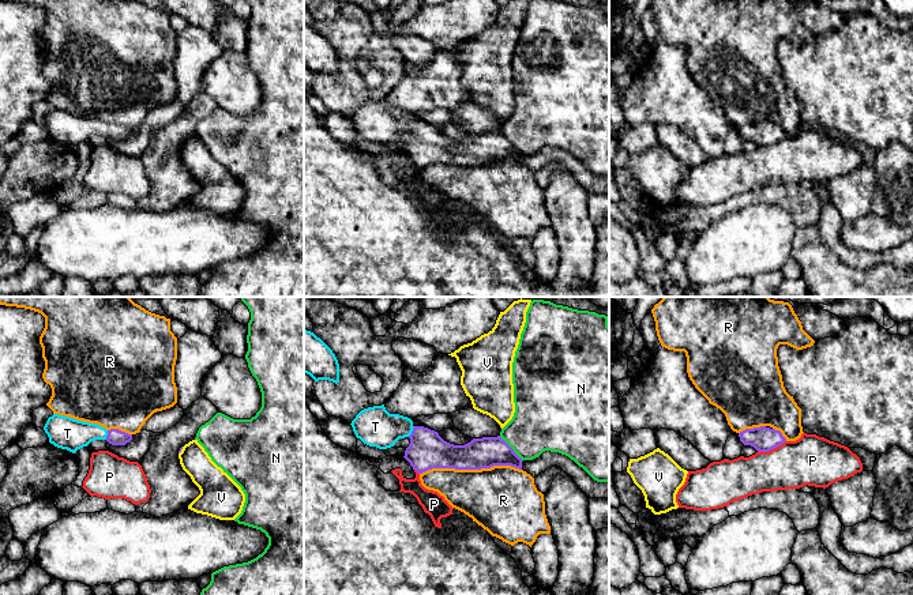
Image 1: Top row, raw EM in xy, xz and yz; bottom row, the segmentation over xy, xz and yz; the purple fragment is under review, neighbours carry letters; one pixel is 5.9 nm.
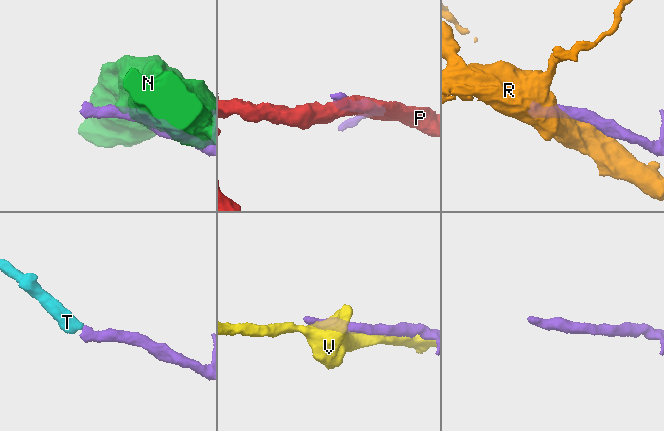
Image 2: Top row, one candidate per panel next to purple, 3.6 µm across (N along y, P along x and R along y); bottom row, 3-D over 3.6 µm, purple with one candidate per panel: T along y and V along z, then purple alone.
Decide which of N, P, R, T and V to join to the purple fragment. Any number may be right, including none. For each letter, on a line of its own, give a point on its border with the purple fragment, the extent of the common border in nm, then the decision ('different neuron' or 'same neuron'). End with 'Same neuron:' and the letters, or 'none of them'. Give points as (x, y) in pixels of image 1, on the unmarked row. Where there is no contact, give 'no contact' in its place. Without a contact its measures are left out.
N: xz (511, 143) | 200 nm | different neuron
P: yz (771, 143) | 180 nm | different neuron
R: xz (470, 164) | 600 nm | different neuron
T: xz (412, 127) | 80 nm | same neuron
V: xy (180, 146) | 50 nm | different neuron
Same neuron: T

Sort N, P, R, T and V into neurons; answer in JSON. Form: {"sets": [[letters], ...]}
{"sets": [["N"], ["P"], ["R"], ["T"], ["V"]]}

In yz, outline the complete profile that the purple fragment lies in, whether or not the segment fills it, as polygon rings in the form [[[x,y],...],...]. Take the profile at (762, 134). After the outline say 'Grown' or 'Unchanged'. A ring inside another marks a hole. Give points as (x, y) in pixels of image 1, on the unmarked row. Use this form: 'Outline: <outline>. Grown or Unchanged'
Outline: [[[766,121],[745,124],[739,132],[744,140],[751,140],[759,147],[769,147],[786,136],[779,125]]]. Unchanged

